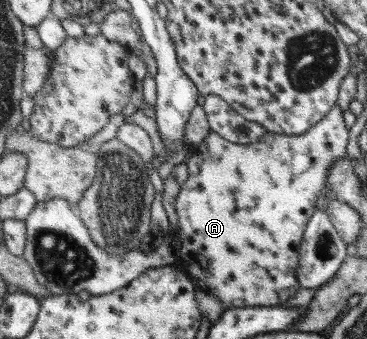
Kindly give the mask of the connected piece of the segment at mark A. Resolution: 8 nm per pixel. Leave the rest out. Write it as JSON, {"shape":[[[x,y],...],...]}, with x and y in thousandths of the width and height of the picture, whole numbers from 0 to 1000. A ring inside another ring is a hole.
{"shape":[[[913,310],[858,375],[847,375],[837,392],[820,398],[777,392],[728,392],[719,410],[706,410],[700,422],[635,422],[591,389],[575,389],[569,404],[534,434],[518,437],[518,463],[510,475],[512,525],[501,534],[490,566],[477,590],[477,614],[488,640],[488,670],[493,670],[480,702],[485,726],[477,729],[482,764],[493,770],[507,802],[523,817],[540,850],[569,853],[586,873],[602,879],[613,917],[619,912],[654,912],[657,906],[738,906],[768,903],[785,882],[793,882],[820,835],[809,823],[809,785],[815,785],[815,755],[820,755],[820,714],[826,690],[845,661],[853,631],[866,628],[864,578],[891,560],[891,519],[907,490],[907,472],[940,460],[940,437],[948,428],[948,381],[935,375],[929,322]]]}

